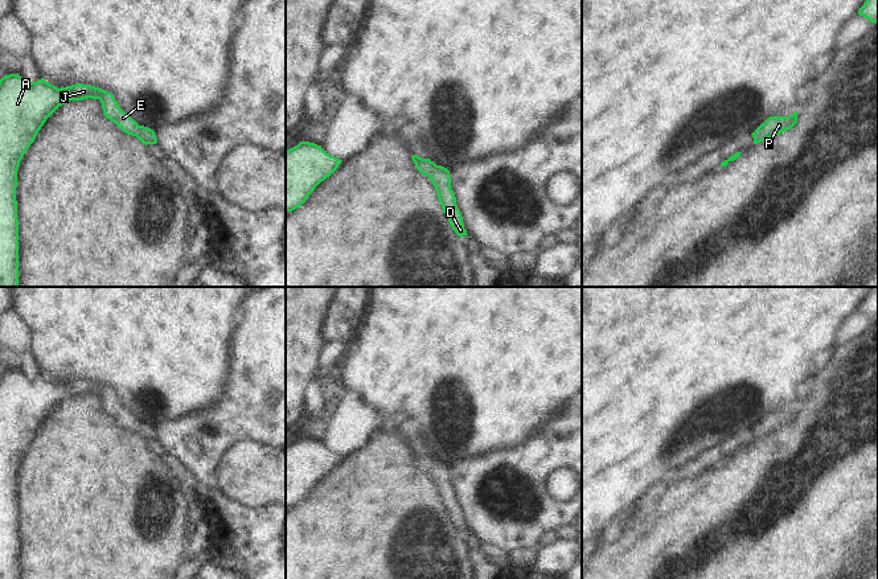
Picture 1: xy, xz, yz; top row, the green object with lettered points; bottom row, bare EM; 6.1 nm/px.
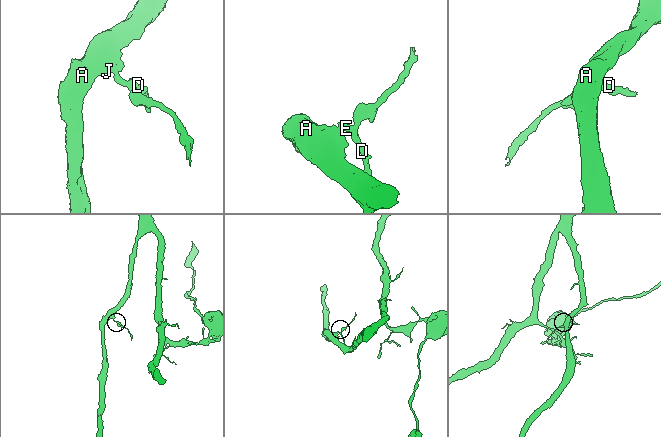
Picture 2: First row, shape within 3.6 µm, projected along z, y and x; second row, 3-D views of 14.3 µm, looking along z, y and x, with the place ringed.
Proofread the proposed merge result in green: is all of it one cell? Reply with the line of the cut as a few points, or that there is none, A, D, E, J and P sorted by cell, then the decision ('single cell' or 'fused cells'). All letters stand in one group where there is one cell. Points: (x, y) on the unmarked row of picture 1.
no cut; A D E J P; single cell

